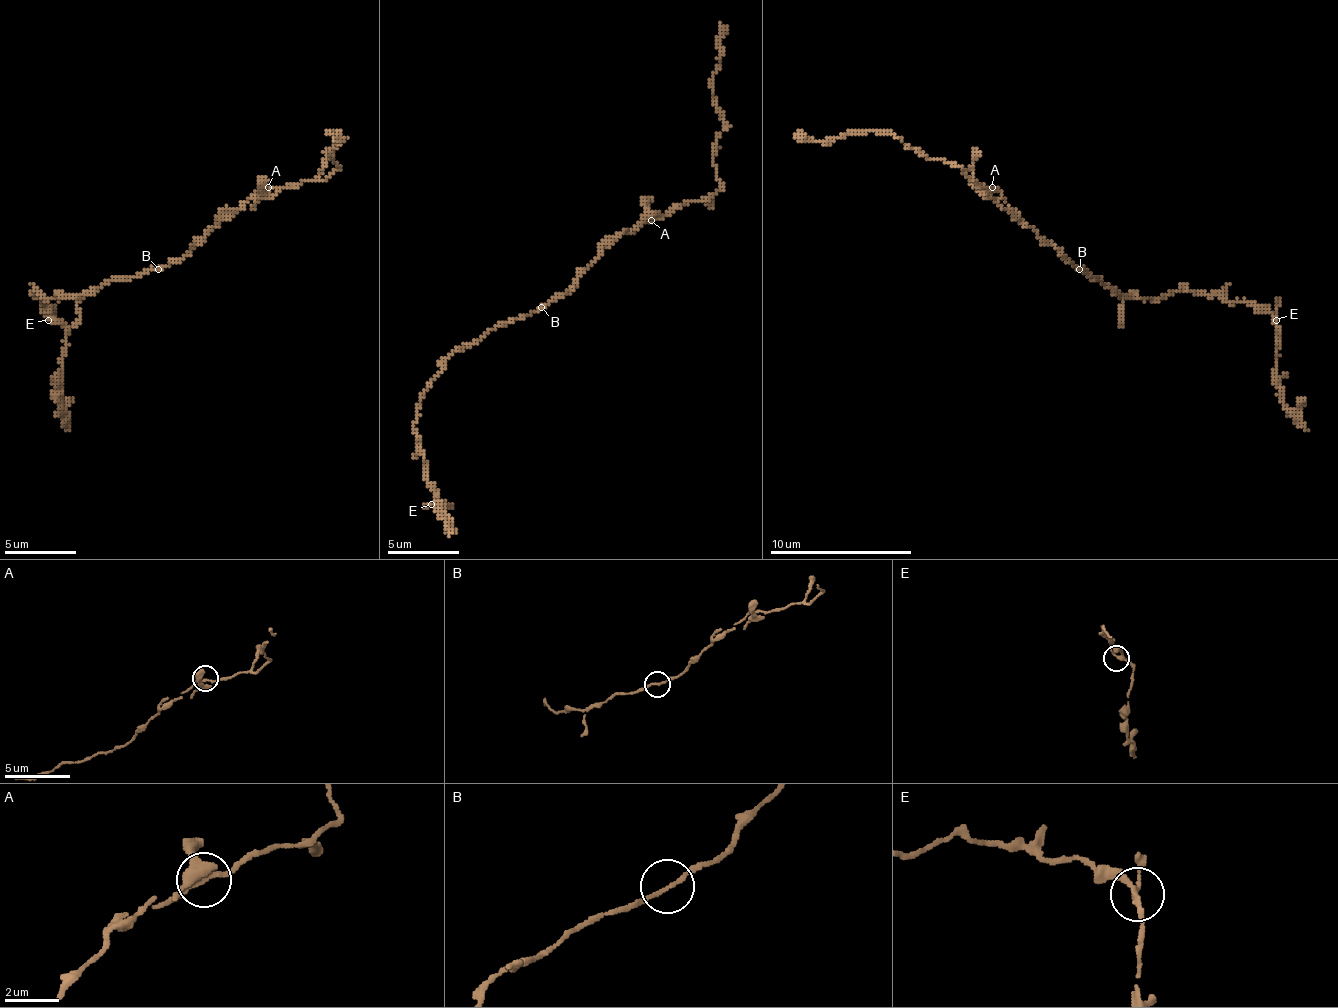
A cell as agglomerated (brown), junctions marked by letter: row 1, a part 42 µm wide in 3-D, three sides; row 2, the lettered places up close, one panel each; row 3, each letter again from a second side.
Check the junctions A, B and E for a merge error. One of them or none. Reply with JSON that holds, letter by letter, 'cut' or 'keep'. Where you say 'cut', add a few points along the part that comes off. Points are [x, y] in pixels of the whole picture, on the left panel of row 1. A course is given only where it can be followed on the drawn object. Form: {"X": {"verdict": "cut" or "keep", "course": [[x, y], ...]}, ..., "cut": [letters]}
{"A": {"verdict": "keep"}, "B": {"verdict": "keep"}, "E": {"verdict": "keep"}, "cut": []}

